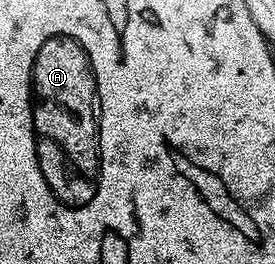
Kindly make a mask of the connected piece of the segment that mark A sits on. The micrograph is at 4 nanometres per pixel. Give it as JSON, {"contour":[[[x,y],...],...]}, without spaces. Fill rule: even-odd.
{"contour":[[[57,29],[57,37],[53,37],[53,41],[49,41],[45,49],[41,49],[41,61],[37,61],[31,78],[32,85],[37,102],[33,105],[31,128],[37,139],[37,166],[41,169],[43,179],[49,185],[50,191],[67,207],[78,209],[93,205],[93,201],[97,201],[97,193],[101,193],[101,181],[105,181],[105,141],[101,141],[101,121],[105,121],[105,101],[101,101],[101,81],[97,81],[97,61],[93,61],[93,53],[89,53],[89,45],[85,45],[81,37],[73,37],[73,33],[61,33],[61,29]]]}

